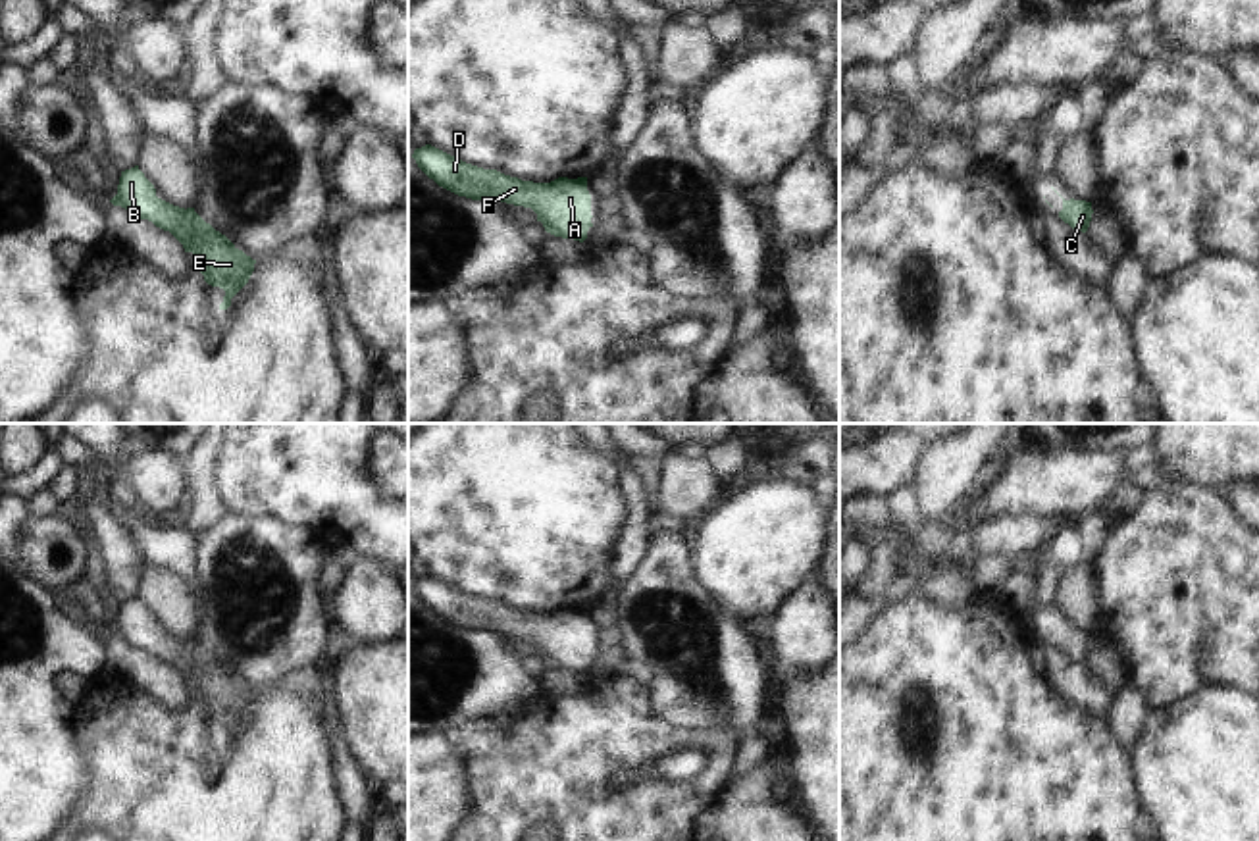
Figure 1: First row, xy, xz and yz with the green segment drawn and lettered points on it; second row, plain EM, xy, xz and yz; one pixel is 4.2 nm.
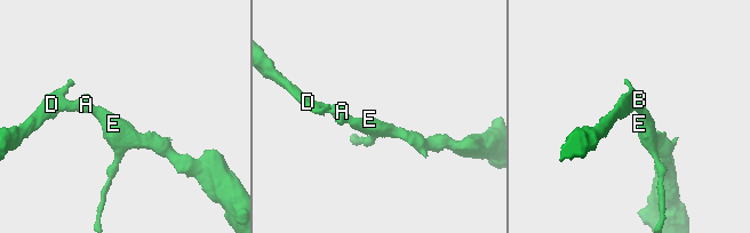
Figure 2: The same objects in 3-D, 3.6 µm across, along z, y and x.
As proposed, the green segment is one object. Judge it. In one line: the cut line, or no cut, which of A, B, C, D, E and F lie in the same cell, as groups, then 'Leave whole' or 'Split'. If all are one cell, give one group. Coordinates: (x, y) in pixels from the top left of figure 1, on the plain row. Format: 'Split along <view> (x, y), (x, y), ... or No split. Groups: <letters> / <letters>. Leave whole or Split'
No split. Groups: A B C D E F. Leave whole.

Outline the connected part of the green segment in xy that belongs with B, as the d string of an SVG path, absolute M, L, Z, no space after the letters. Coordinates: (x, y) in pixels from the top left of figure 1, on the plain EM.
M139 597L121 602L117 625L110 633L169 662L185 683L193 683L204 712L225 722L219 741L227 741L231 729L248 714L256 691L206 654L194 639L185 641L158 629Z

